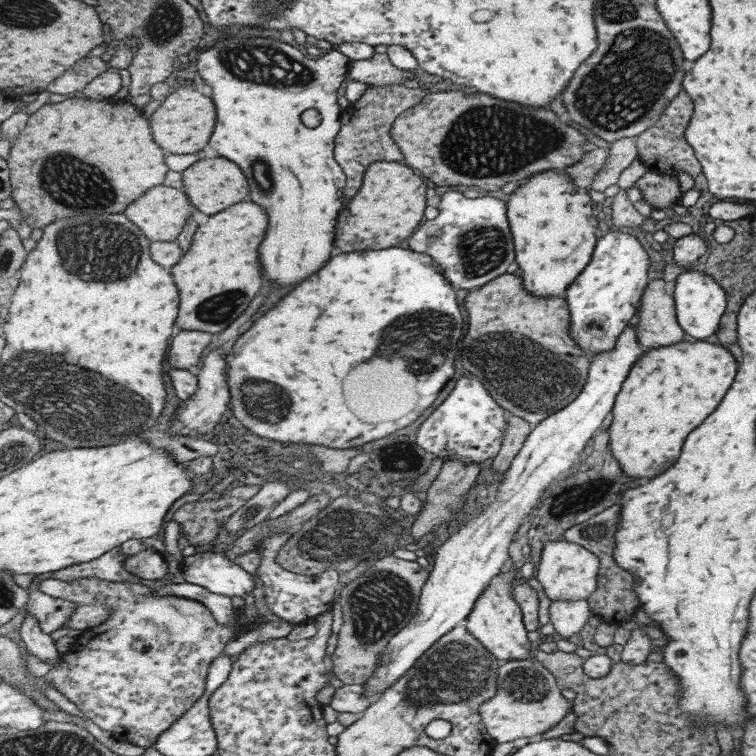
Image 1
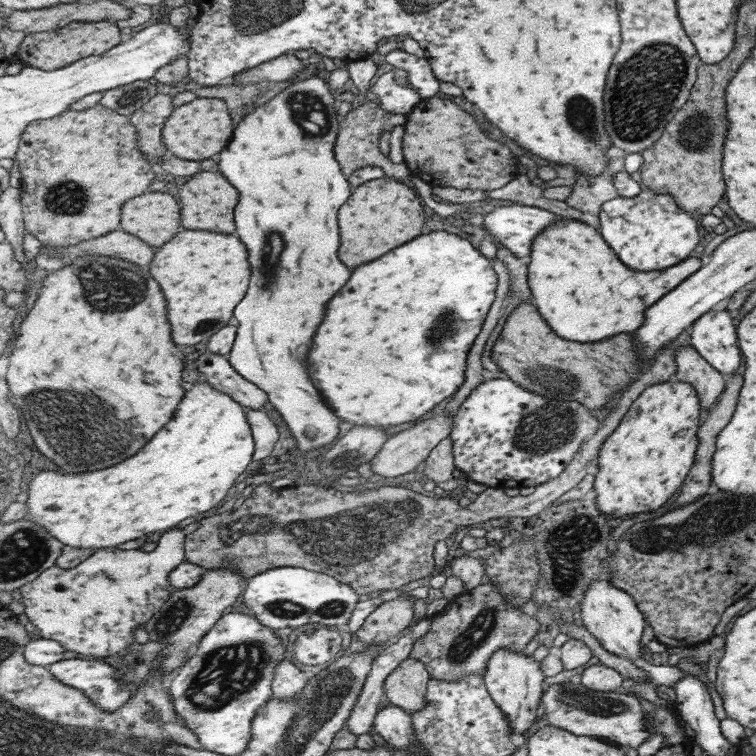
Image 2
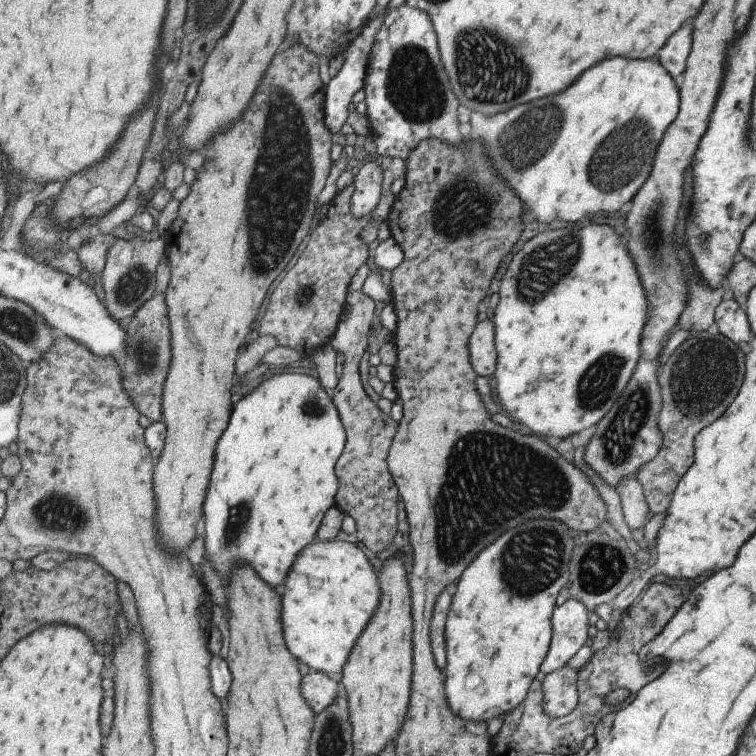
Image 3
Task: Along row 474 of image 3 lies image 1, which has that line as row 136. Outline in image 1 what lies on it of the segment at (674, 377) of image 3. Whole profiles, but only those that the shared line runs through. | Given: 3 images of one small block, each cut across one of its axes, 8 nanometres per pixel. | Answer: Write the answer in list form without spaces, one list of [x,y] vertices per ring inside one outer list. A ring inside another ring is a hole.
[[[681,90],[668,102],[655,124],[646,128],[635,137],[637,158],[645,165],[646,172],[661,173],[676,177],[679,172],[686,172],[694,178],[701,173],[701,165],[695,158],[693,149],[685,142],[684,130],[693,112],[693,103],[689,96]]]

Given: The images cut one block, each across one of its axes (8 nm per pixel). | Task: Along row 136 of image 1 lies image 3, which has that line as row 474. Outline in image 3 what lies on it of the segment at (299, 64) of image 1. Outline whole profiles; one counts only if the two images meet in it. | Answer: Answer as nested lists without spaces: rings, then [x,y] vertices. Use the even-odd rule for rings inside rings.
[[[282,373],[273,375],[269,380],[265,380],[257,390],[253,390],[251,394],[246,394],[239,399],[233,407],[230,423],[225,436],[221,436],[217,445],[217,460],[215,460],[215,468],[213,468],[213,484],[209,488],[209,496],[204,504],[205,520],[207,524],[203,528],[207,528],[207,532],[203,532],[205,538],[205,550],[209,550],[211,560],[213,560],[213,568],[223,578],[230,578],[232,572],[245,562],[245,565],[251,565],[270,585],[273,585],[280,592],[281,586],[287,578],[289,569],[293,563],[301,556],[302,552],[318,538],[318,532],[324,522],[325,515],[329,509],[335,504],[335,496],[337,490],[341,490],[340,477],[337,476],[336,466],[346,447],[348,433],[344,427],[344,421],[341,420],[340,412],[334,403],[332,392],[324,387],[319,378],[297,373]]]

